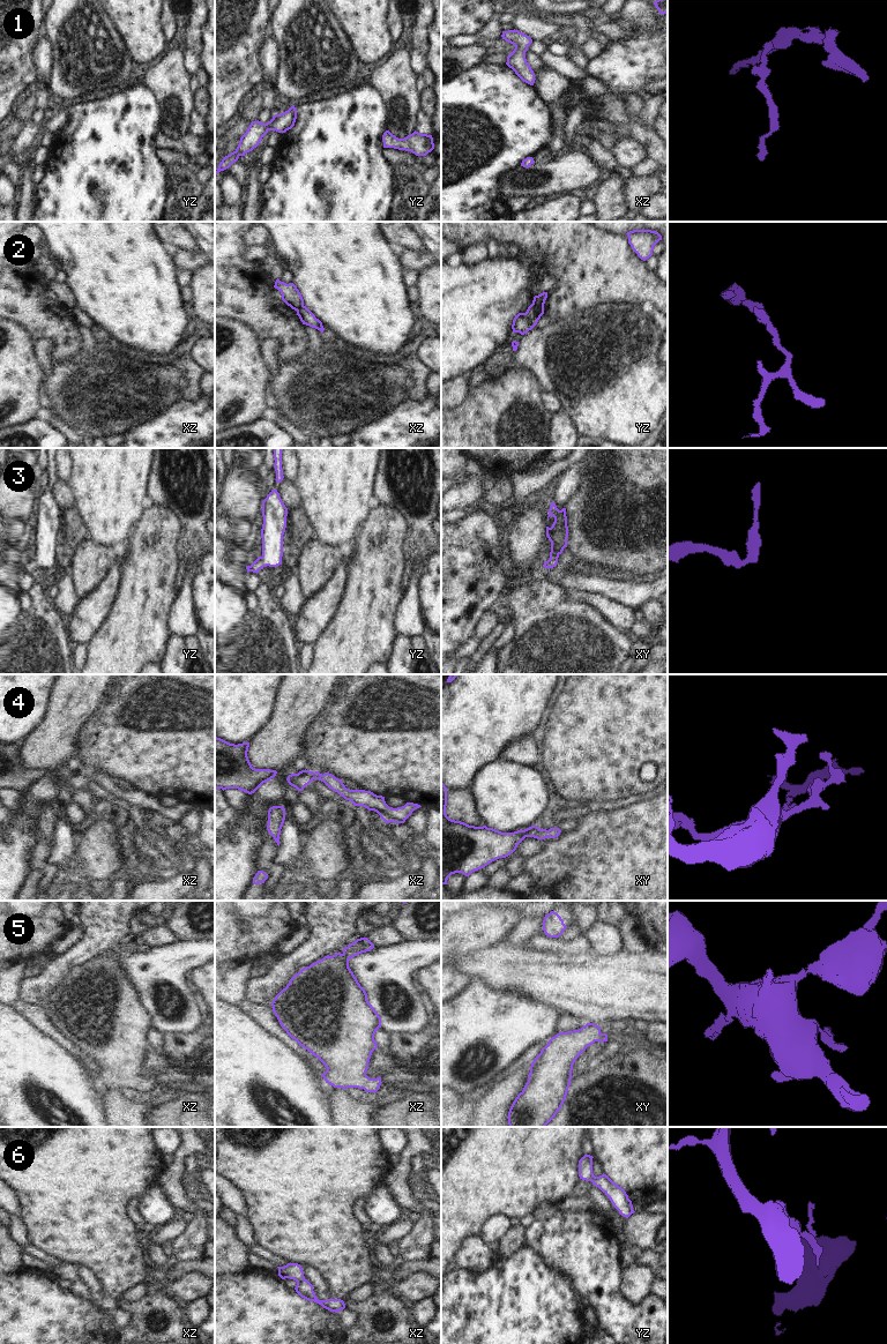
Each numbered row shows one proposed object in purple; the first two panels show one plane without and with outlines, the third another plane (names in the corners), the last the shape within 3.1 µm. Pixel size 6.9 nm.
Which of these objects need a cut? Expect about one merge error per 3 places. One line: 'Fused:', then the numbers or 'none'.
Fused: 2.

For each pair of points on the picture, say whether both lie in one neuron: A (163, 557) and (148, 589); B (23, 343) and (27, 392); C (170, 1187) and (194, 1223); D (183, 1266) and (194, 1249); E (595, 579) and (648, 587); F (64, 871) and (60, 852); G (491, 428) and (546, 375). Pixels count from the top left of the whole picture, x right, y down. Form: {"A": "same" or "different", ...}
{"A": "same", "B": "same", "C": "different", "D": "different", "E": "same", "F": "same", "G": "different"}

